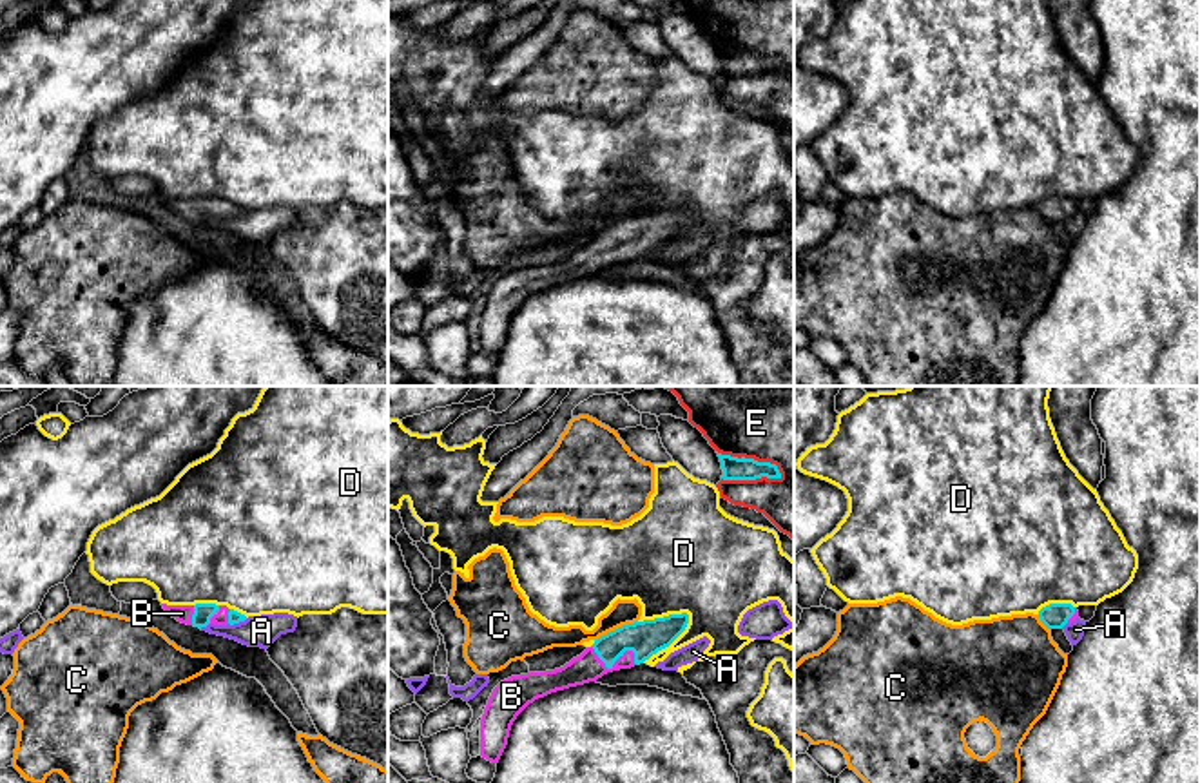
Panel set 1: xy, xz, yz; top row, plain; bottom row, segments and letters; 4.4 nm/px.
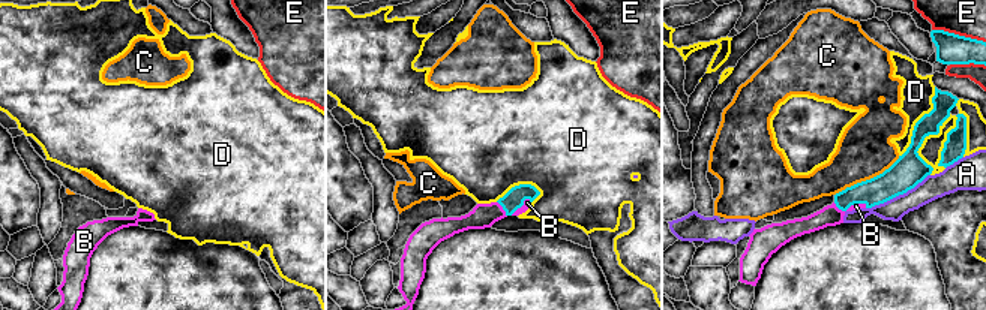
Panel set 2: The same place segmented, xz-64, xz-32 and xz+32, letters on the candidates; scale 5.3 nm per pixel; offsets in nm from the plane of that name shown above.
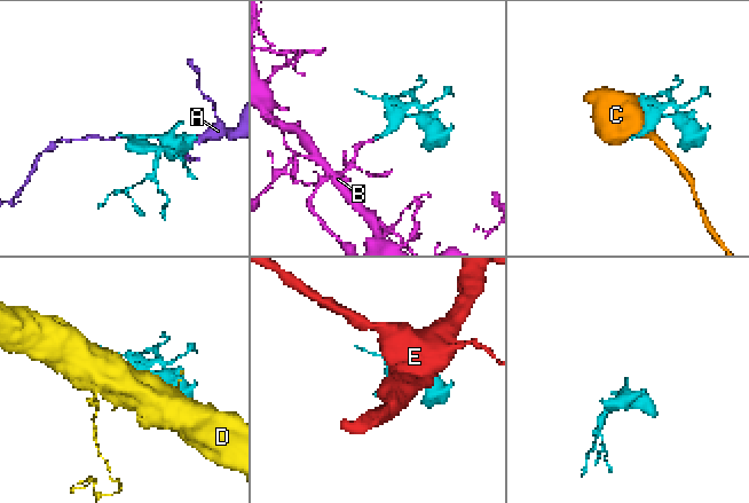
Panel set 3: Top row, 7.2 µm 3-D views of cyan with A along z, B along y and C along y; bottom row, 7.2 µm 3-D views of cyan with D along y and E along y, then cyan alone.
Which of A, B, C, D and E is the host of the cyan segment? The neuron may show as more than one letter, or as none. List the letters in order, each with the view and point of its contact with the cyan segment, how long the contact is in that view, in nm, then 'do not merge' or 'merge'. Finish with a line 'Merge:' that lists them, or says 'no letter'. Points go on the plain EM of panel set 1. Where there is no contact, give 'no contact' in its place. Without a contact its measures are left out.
A: contact xy (238, 216); length 90 nm; do not merge
B: contact xz (615, 254); length 220 nm; merge
C: contact xz (615, 223); length 220 nm; do not merge
D: contact xz (671, 236); length 300 nm; do not merge
E: contact xz (753, 53); length 320 nm; do not merge
Merge: B

